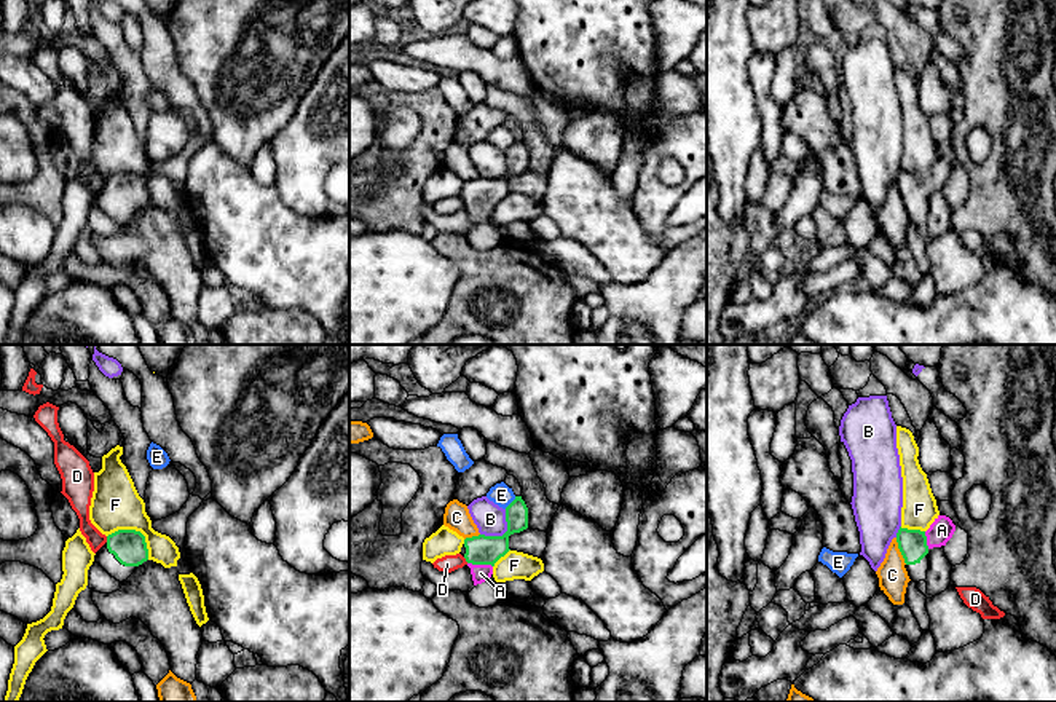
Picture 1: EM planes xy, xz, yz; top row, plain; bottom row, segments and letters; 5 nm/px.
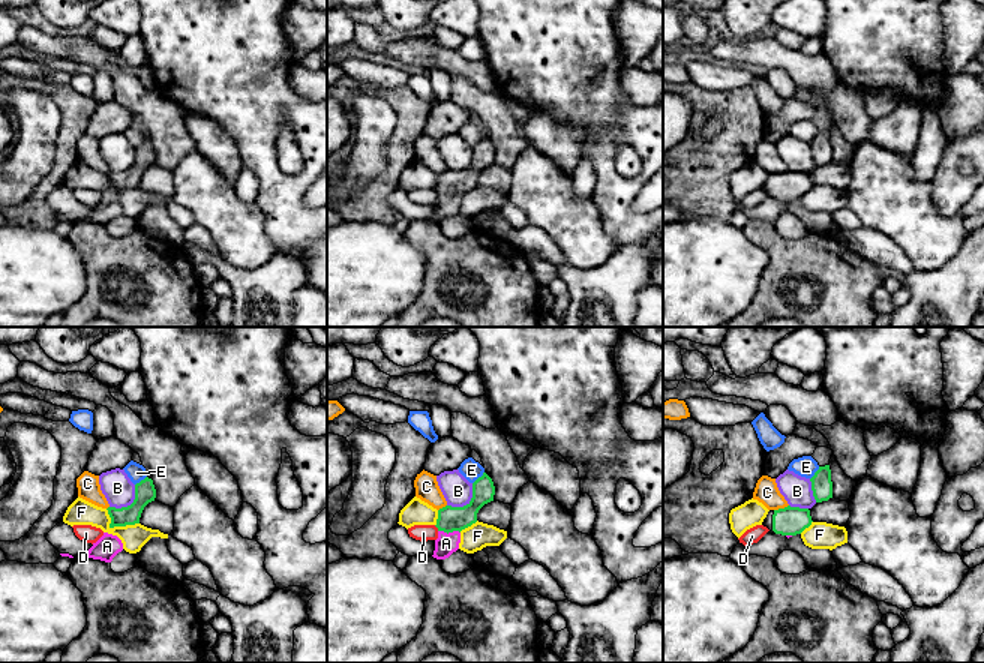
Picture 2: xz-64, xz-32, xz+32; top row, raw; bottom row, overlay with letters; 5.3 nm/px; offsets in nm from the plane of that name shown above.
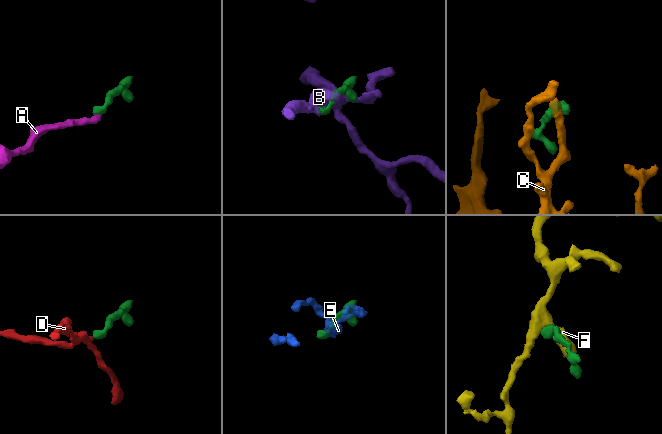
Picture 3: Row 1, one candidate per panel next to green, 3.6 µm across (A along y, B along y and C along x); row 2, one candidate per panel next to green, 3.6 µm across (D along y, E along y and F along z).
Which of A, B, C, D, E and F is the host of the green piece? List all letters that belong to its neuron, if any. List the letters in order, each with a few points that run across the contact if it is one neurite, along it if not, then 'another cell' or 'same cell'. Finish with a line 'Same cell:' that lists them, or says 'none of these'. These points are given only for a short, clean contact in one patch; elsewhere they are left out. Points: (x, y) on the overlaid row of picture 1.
A: xz (480, 549), (480, 563), (480, 573) | same cell
B: xz (506, 509), (506, 530), (501, 535), (480, 535) | another cell
C: yz (895, 538), (906, 563) | another cell
D: xy (106, 536), (107, 541) | another cell
E: xz (516, 496), (504, 508) | another cell
F: xy (107, 535), (117, 530), (137, 530), (144, 536), (149, 559) | another cell
Same cell: A

